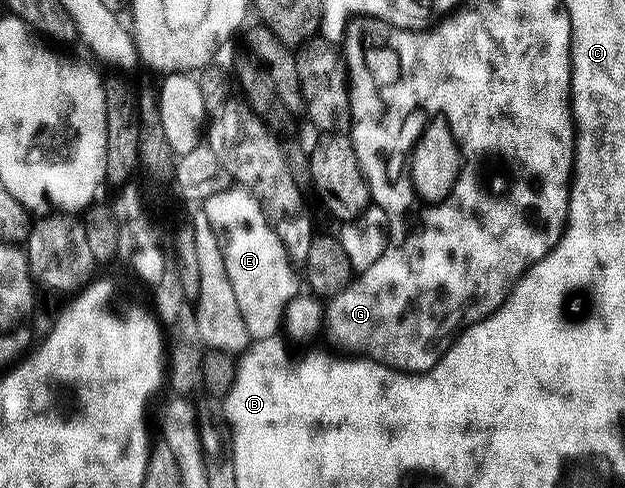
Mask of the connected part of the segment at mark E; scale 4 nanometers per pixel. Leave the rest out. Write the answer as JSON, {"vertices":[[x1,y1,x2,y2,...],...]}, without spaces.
{"vertices":[[230,187,223,190,221,193,213,194,203,202,203,207,207,211,207,219,211,223,211,227,219,234,223,259,225,260,225,266,227,267,227,279,231,283,231,291,235,291,235,303,239,303,239,315,243,315,243,323,247,327,250,338,256,339,259,337,278,336,279,330,283,325,285,307,289,300,298,296,299,293,299,289,297,289,297,277,299,281,299,275,298,272,296,275,292,265,289,263,289,257,291,258,290,250,285,248,285,244,281,241,280,235,273,230,273,226,269,223,269,218,266,217,264,211,261,209,261,203,258,201,257,196,250,193,249,190,244,187]]}

